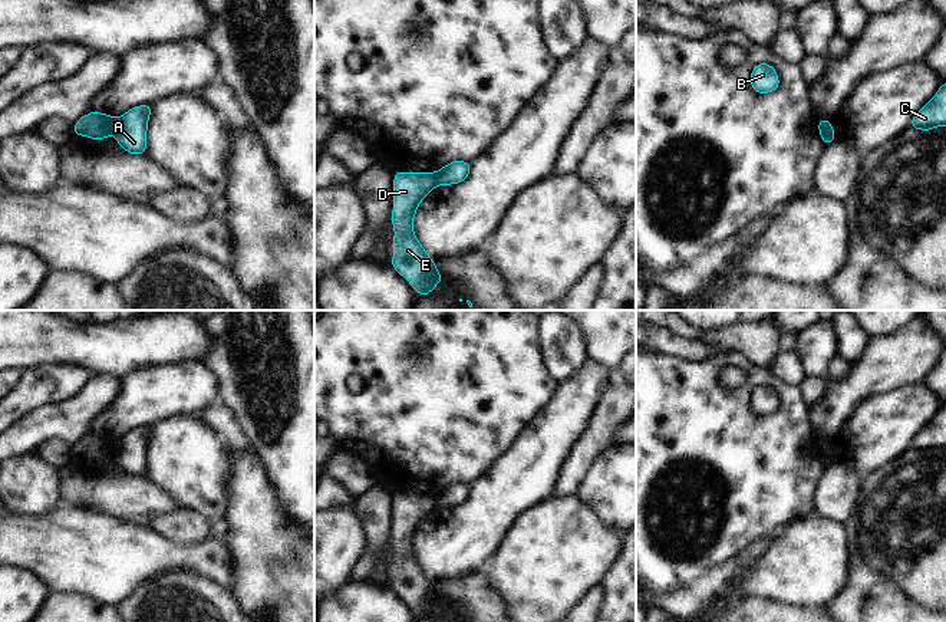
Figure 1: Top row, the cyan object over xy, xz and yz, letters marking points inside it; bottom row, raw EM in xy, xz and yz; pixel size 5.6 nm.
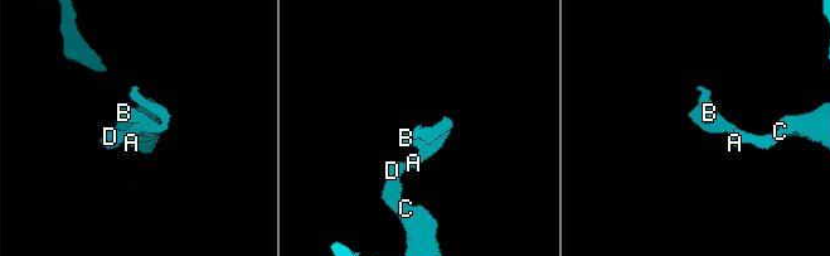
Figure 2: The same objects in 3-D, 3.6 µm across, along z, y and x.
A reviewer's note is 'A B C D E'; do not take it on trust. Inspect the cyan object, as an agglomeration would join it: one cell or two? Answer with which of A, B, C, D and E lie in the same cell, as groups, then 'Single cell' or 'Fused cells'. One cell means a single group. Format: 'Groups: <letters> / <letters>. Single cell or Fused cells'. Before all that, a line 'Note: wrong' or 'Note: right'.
Note: wrong
Groups: A B / C D E. Fused cells.

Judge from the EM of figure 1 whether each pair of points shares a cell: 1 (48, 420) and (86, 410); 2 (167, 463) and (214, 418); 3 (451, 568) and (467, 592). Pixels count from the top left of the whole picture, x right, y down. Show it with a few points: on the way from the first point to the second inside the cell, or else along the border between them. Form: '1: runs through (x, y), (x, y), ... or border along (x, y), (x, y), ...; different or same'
1: runs through (58, 420), (72, 420), (76, 415); same
2: border along (201, 417), (231, 447); different
3: border along (488, 565), (464, 578), (445, 582); different

